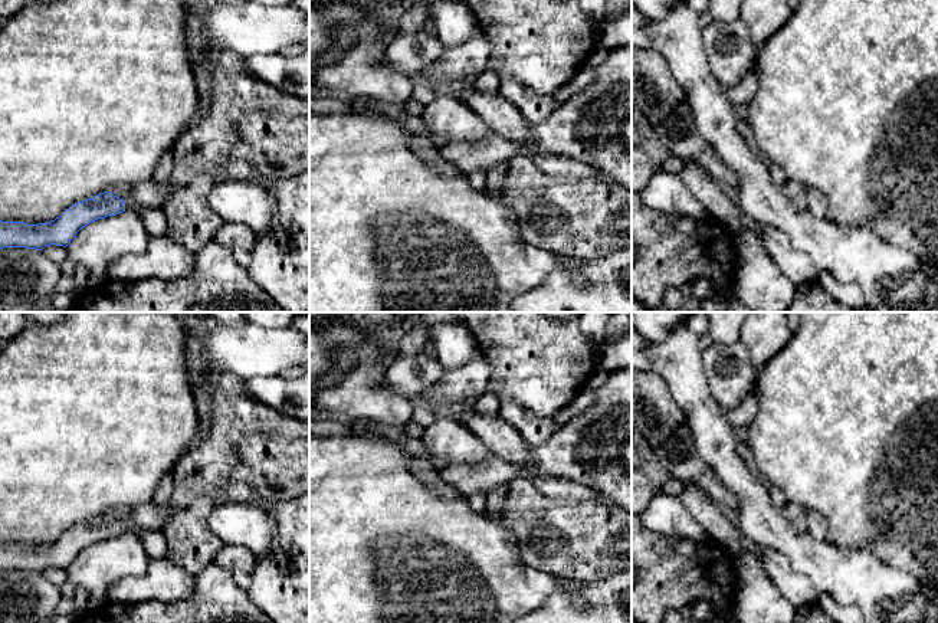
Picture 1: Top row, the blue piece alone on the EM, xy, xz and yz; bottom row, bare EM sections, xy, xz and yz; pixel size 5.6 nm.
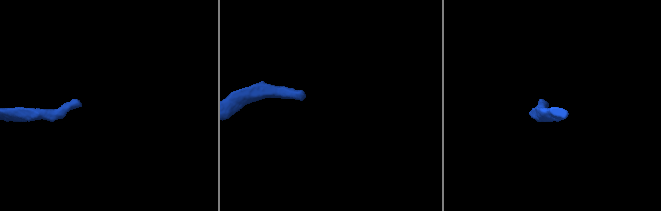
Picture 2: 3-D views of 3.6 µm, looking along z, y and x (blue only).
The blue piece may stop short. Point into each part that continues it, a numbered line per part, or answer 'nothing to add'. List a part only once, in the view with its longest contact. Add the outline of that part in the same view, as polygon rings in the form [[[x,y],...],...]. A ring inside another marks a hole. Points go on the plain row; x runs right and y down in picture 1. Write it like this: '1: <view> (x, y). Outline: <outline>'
1: xy (146, 515). Outline: [[[152,499],[131,509],[131,517],[124,521],[125,532],[132,534],[140,528],[163,529],[171,515],[170,502],[165,505],[154,504]]]

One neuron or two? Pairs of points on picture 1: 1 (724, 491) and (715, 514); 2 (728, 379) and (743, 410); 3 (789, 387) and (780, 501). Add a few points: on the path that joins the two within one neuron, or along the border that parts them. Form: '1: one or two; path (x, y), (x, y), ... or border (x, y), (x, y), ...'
1: two; border (694, 482), (732, 514)
2: two; border (754, 390), (727, 412)
3: two; border (768, 485), (776, 485), (787, 499)

